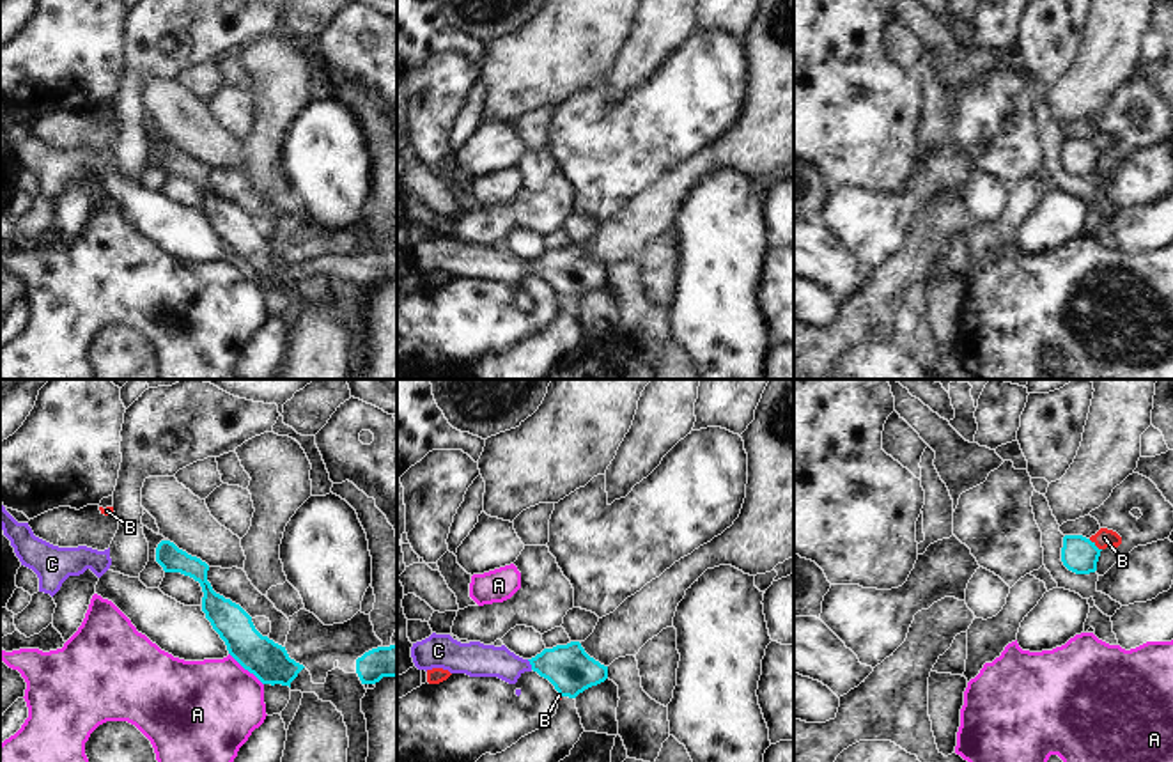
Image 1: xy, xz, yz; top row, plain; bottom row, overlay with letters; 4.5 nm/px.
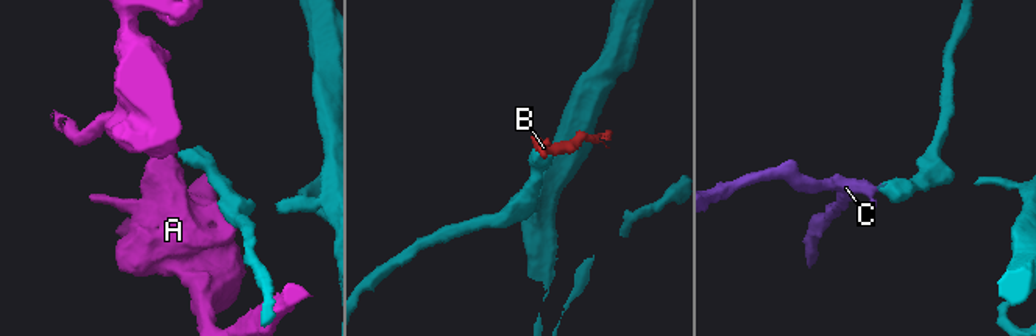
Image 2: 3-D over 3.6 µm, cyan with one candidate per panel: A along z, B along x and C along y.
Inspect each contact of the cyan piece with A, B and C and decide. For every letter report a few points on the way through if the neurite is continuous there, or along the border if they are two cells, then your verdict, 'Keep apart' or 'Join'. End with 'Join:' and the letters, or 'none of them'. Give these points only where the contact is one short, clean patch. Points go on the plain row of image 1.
A: Boundary: xy (229, 256), (263, 287). Keep apart
B: Boundary: yz (1088, 142), (1101, 153). Keep apart
C: Path across: xz (569, 272), (553, 266), (530, 266), (475, 263). Join
Join: C

